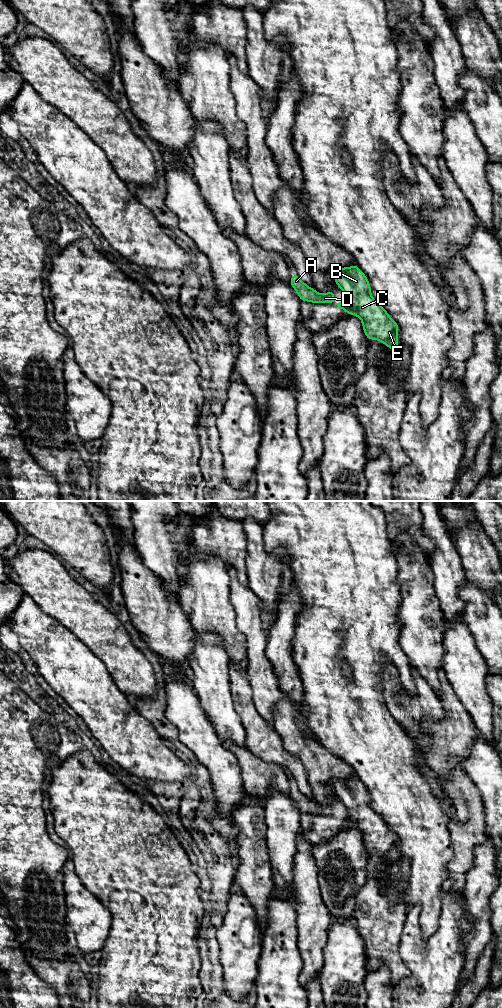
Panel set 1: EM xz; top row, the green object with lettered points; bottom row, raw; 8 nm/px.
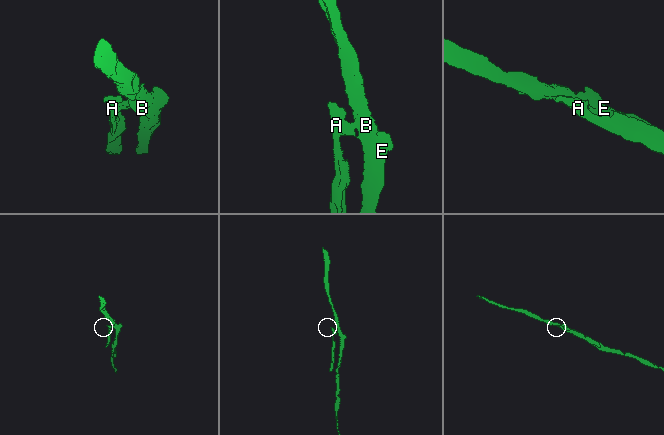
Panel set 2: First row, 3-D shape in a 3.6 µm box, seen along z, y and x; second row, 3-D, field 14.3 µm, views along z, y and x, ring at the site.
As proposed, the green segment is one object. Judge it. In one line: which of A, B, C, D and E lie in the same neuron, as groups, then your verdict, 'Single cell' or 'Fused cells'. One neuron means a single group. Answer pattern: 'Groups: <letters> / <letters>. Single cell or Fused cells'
Groups: A D / B C E. Fused cells

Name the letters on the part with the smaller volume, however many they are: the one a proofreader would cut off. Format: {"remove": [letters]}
{"remove": ["A", "D"]}

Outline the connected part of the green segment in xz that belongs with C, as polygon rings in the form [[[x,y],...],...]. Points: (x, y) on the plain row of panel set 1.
[[[354,776],[351,779],[333,781],[335,795],[345,805],[346,825],[357,827],[363,836],[368,852],[385,855],[390,862],[398,858],[398,835],[371,808],[371,799],[365,786]]]

